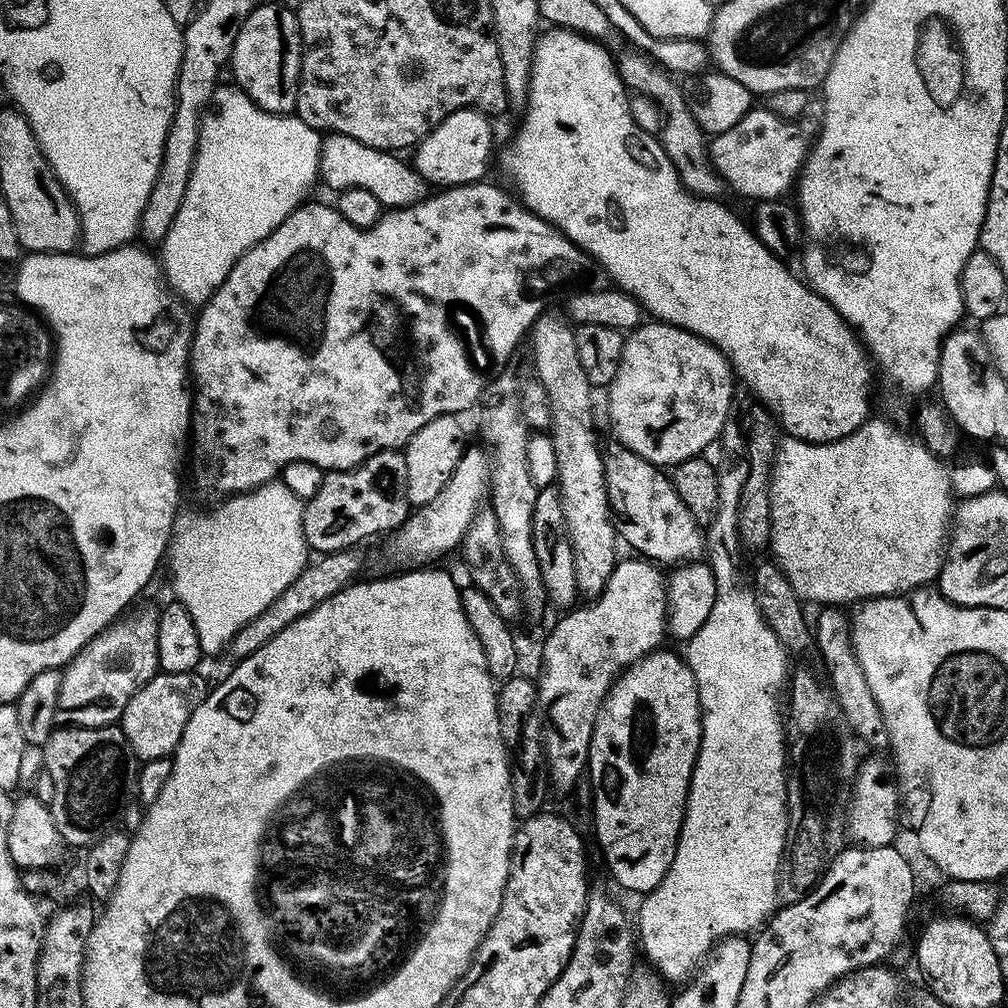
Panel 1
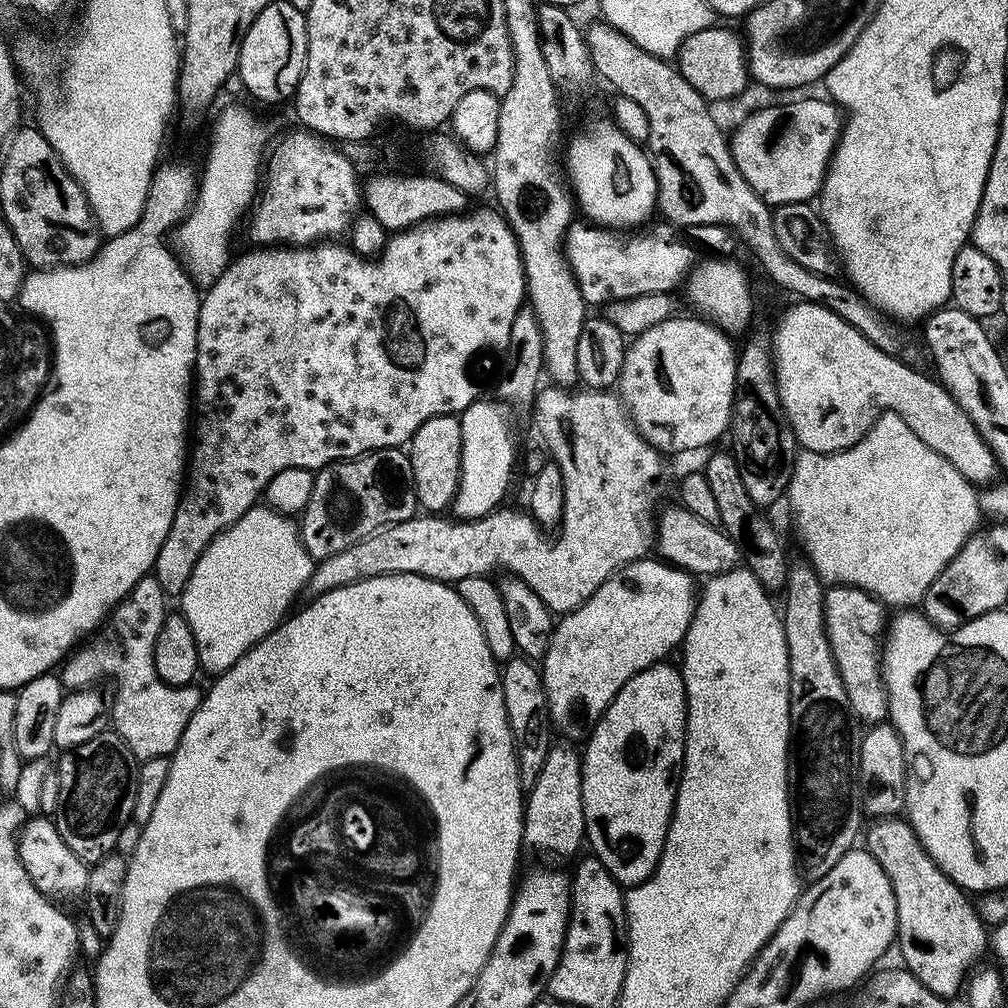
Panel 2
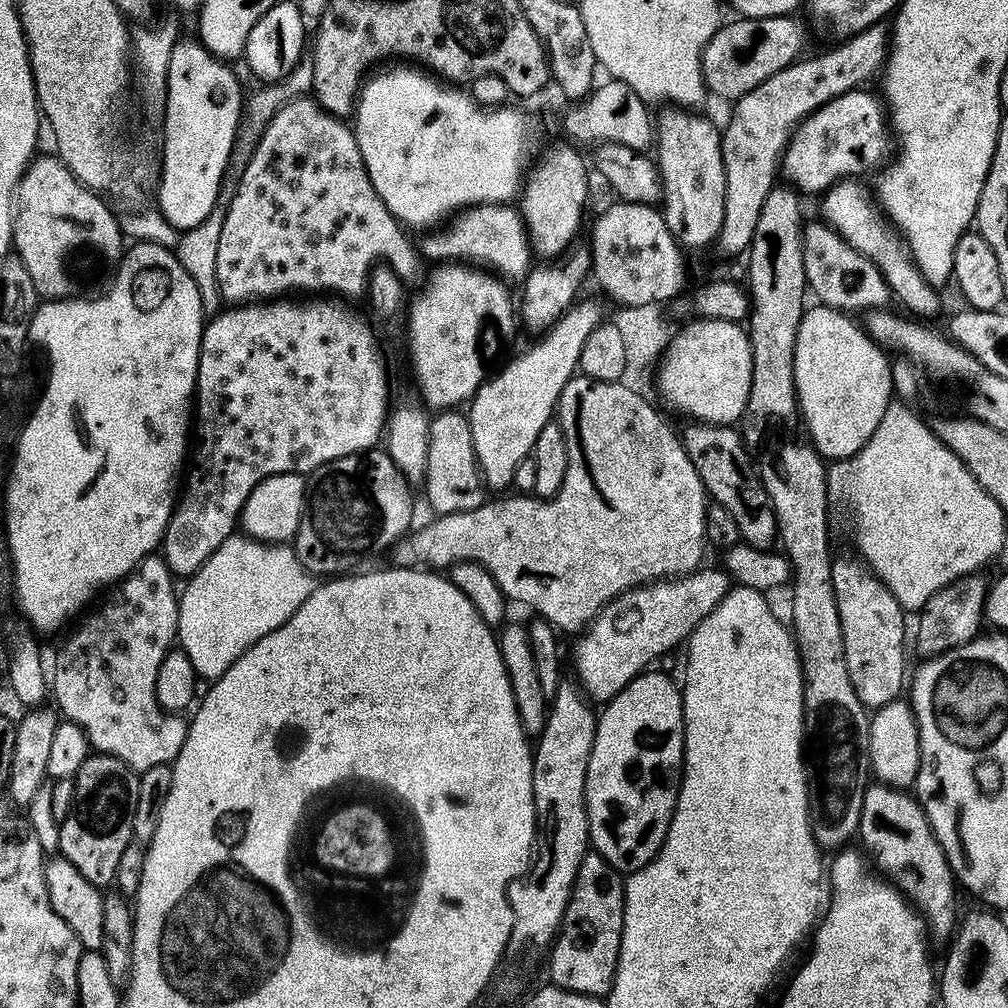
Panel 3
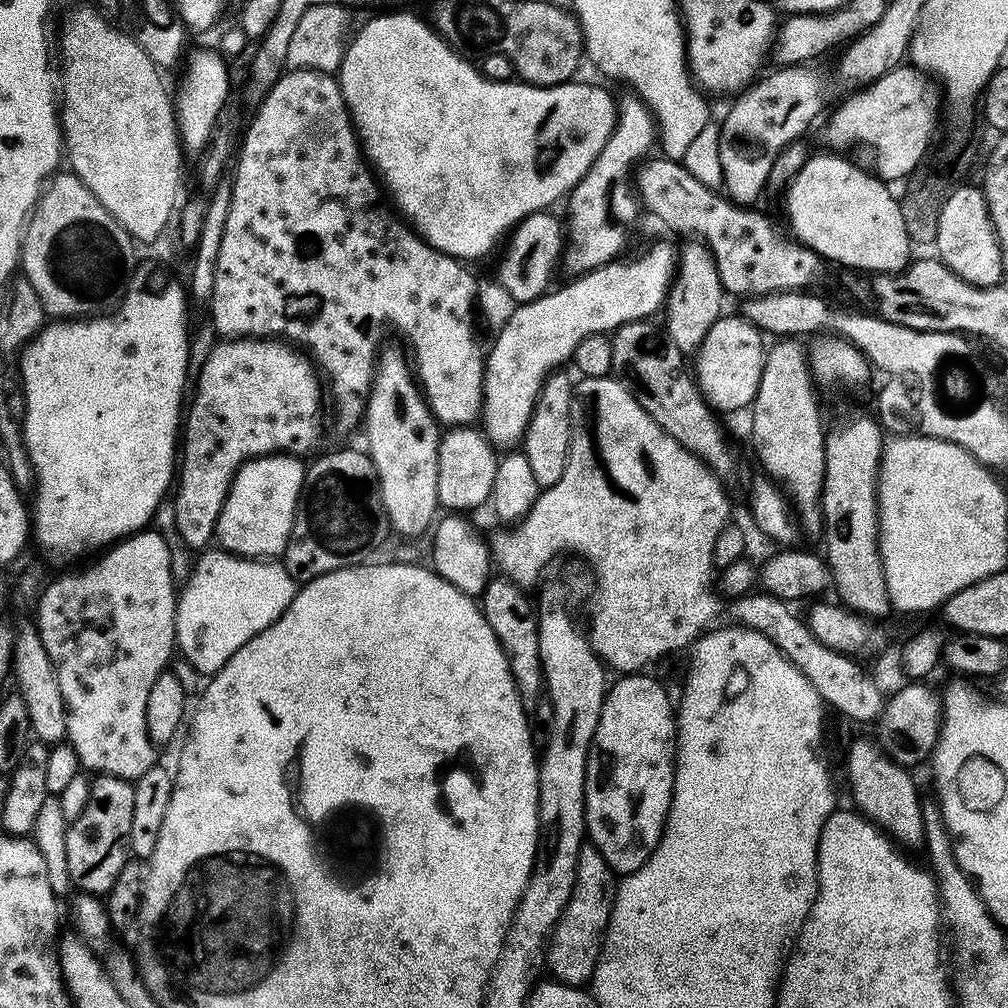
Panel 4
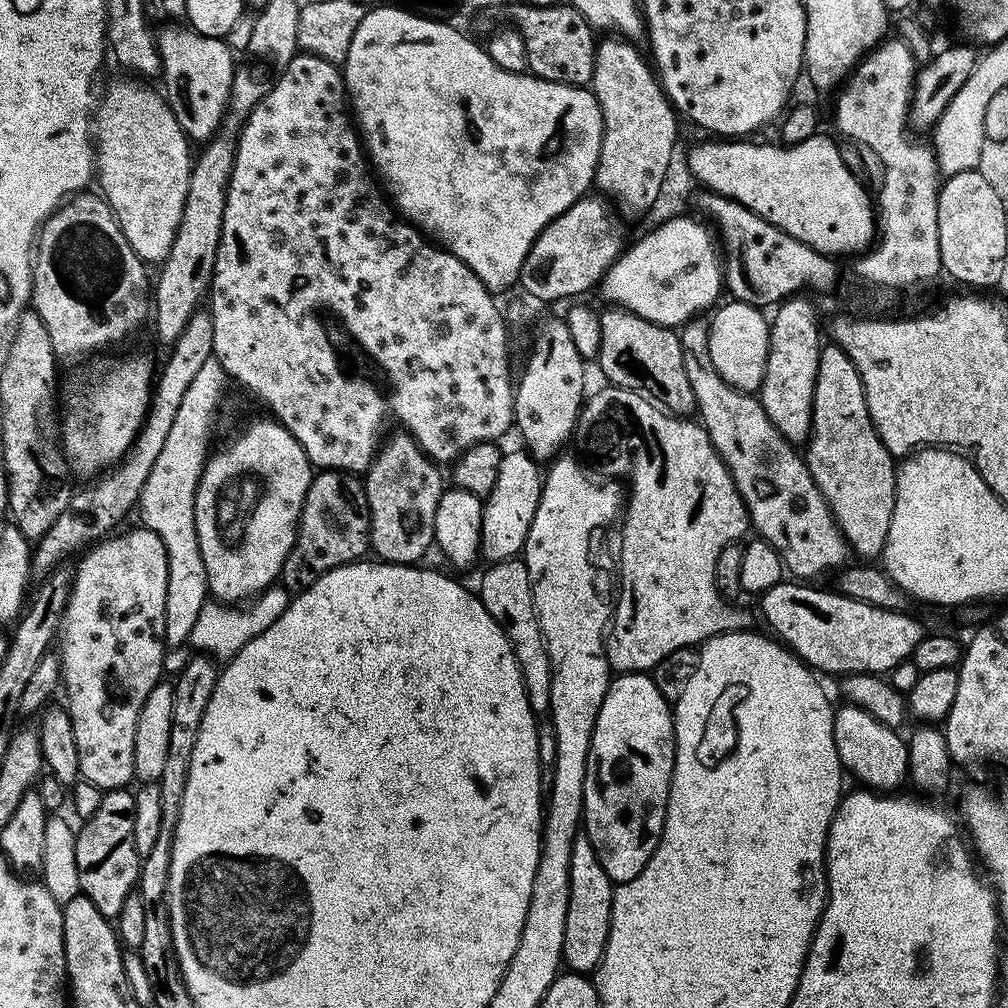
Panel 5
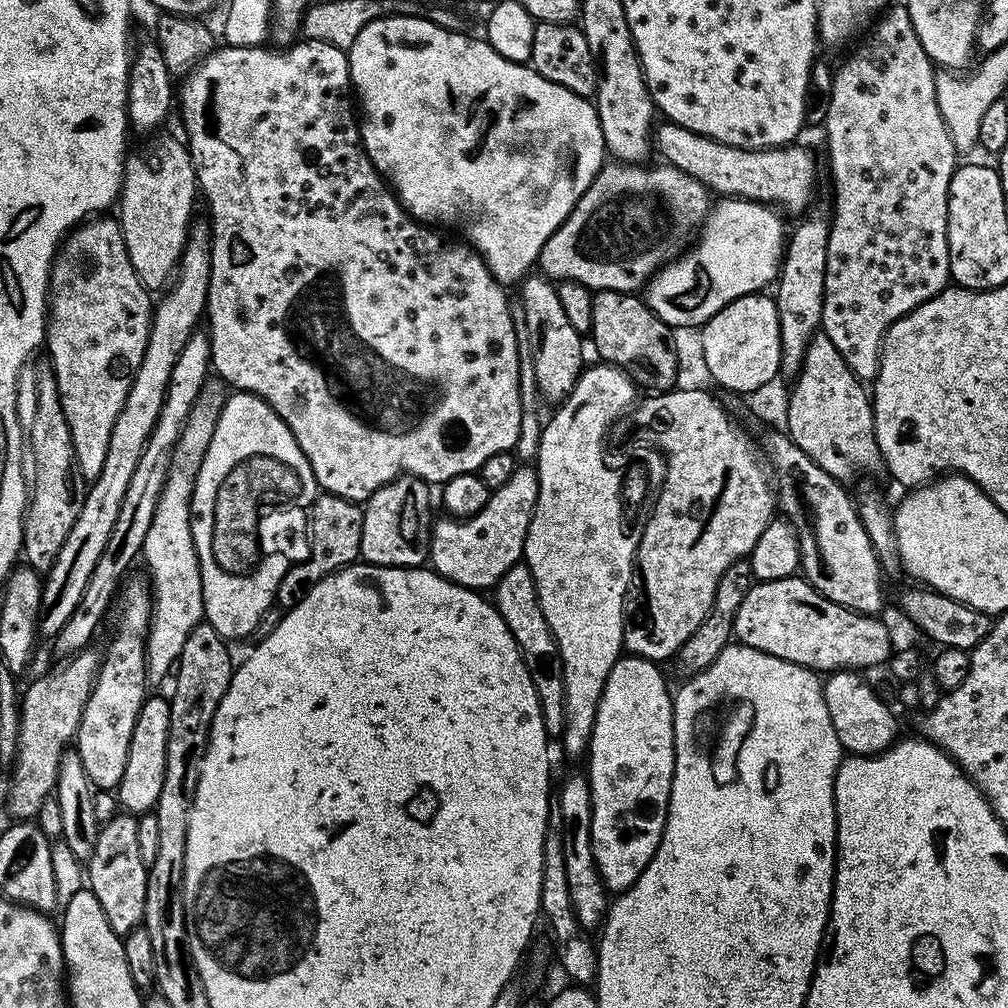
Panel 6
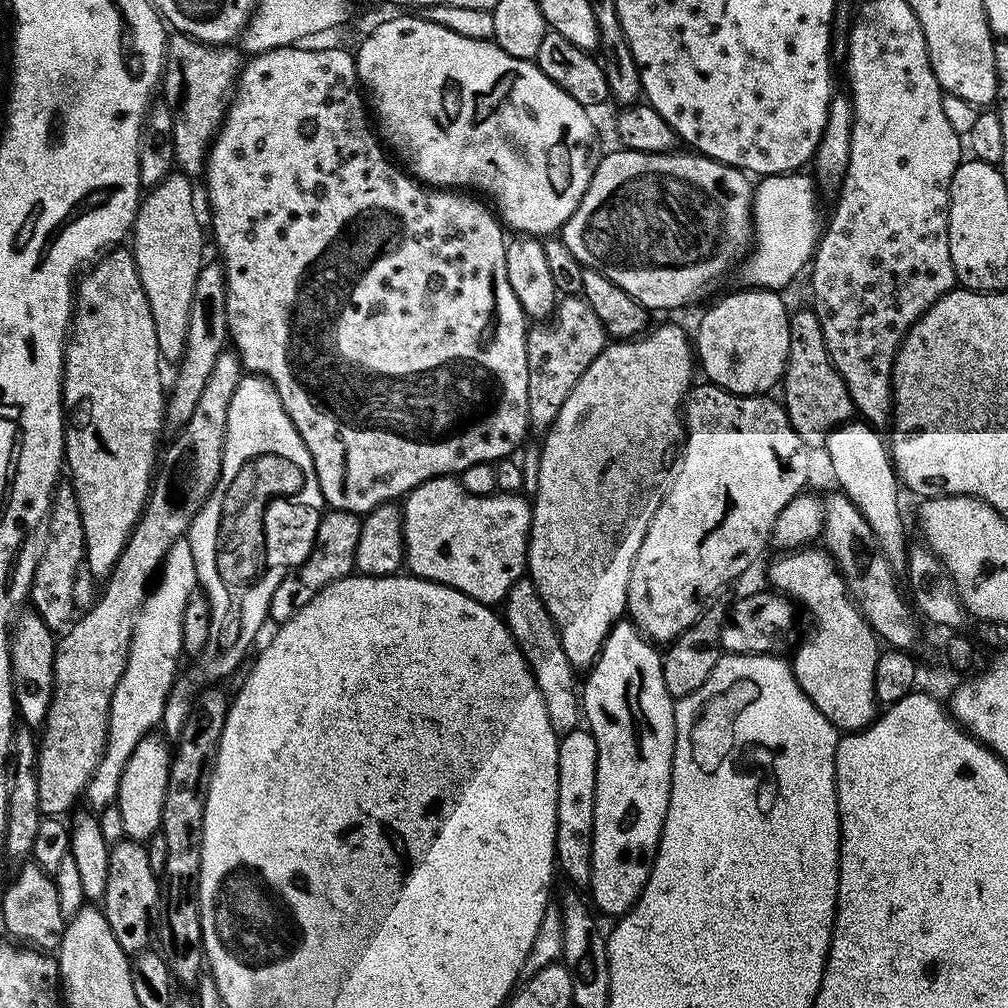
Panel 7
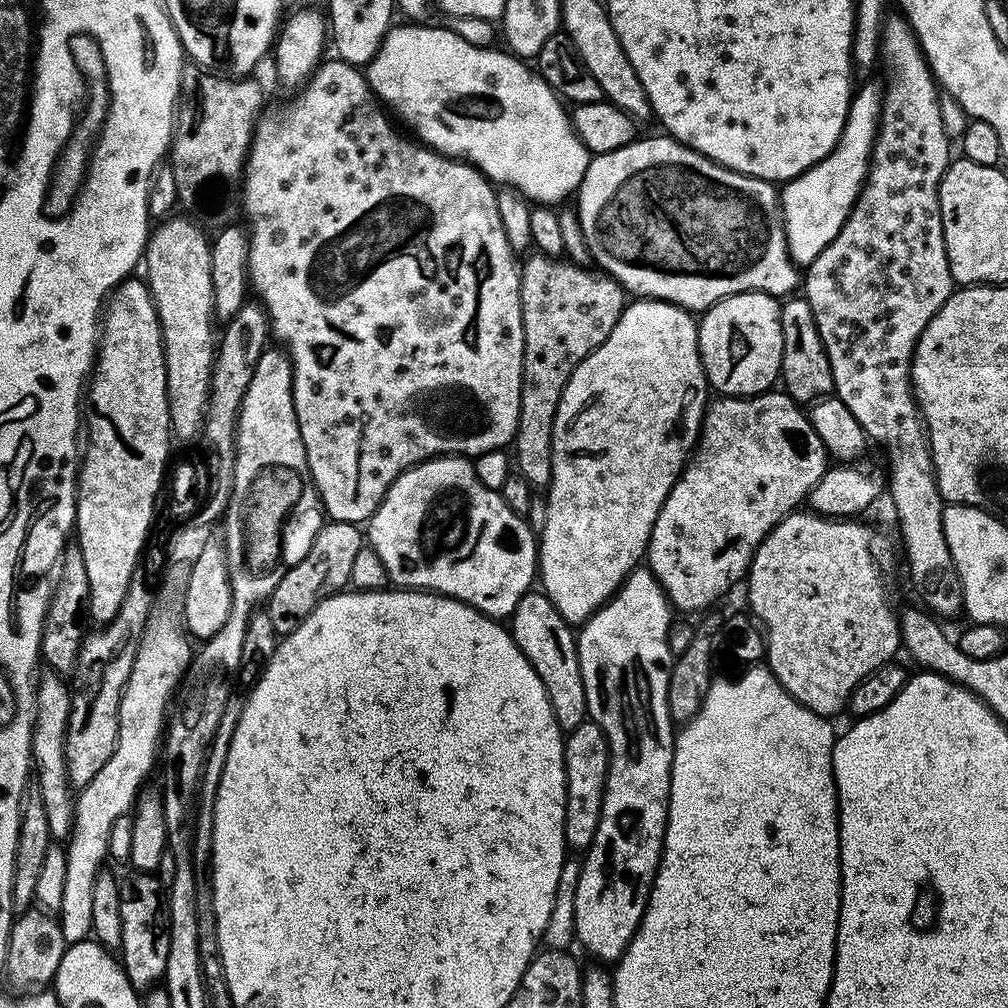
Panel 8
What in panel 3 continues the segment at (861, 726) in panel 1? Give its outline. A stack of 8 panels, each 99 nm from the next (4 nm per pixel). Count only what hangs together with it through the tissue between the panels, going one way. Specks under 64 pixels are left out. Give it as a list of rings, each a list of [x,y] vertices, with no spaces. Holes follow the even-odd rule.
[[[859,559],[832,561],[832,585],[834,598],[840,615],[840,629],[844,635],[844,661],[848,667],[848,677],[856,692],[856,699],[868,710],[875,710],[890,703],[901,695],[906,688],[906,672],[904,676],[904,617],[906,612],[901,608],[894,594],[875,575],[869,567]]]

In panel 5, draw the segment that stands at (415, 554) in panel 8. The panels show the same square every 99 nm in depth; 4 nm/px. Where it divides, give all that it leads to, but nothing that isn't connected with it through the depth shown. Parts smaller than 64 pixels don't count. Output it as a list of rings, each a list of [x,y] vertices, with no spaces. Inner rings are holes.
[[[505,451],[500,457],[498,466],[498,482],[494,482],[494,490],[484,500],[484,517],[480,531],[480,550],[483,559],[488,562],[511,560],[521,555],[524,543],[530,530],[530,522],[534,522],[534,514],[538,510],[540,490],[542,487],[542,468],[527,451]]]

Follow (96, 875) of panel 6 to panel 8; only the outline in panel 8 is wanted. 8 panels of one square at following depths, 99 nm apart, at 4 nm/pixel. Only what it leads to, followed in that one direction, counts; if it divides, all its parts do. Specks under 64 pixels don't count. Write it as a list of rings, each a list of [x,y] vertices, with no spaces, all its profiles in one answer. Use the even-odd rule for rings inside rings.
[[[136,872],[128,881],[120,884],[120,901],[122,942],[118,949],[118,960],[133,987],[137,990],[148,990],[163,981],[166,958],[170,954],[166,888],[155,875]]]

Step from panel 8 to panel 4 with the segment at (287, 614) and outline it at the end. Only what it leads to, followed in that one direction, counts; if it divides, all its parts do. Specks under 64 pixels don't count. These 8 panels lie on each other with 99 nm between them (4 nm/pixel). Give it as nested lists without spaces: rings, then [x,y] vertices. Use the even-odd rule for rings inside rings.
[[[340,448],[337,452],[328,452],[325,456],[320,456],[311,465],[307,465],[304,473],[304,491],[302,493],[300,507],[296,510],[296,524],[292,527],[292,533],[288,539],[288,545],[284,547],[282,563],[287,572],[289,572],[293,580],[297,582],[307,582],[318,578],[327,572],[333,572],[339,568],[351,568],[353,564],[362,564],[369,559],[368,556],[376,548],[376,543],[380,540],[380,535],[383,534],[384,528],[386,532],[386,517],[384,515],[384,504],[380,501],[380,485],[376,483],[376,471],[372,465],[372,459],[368,457],[367,451],[356,448]]]

